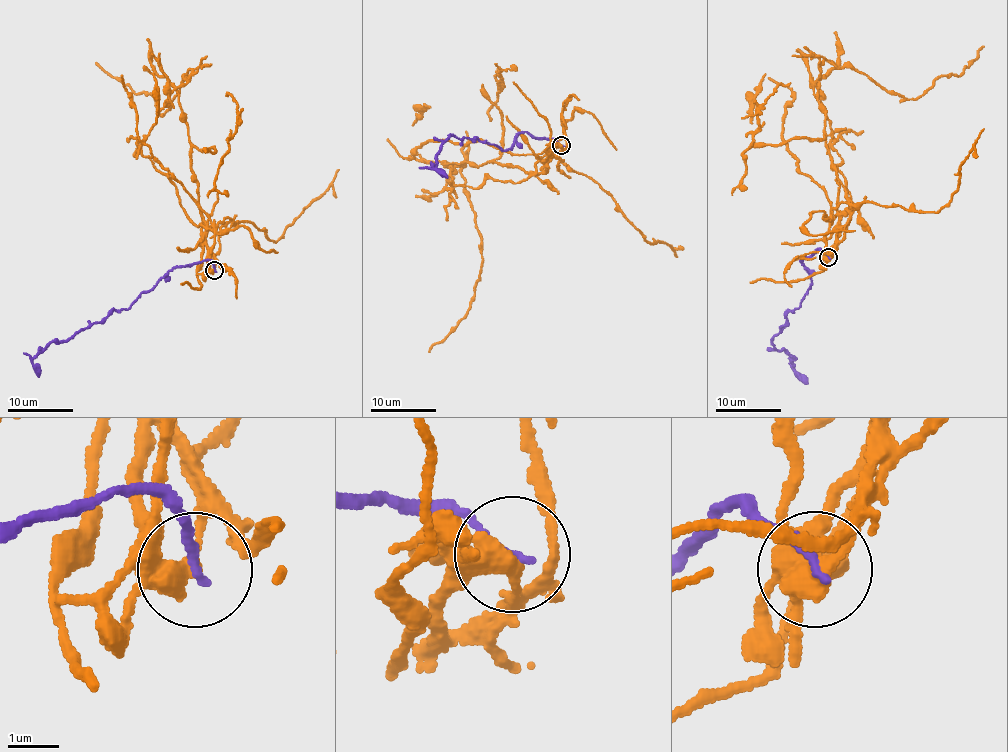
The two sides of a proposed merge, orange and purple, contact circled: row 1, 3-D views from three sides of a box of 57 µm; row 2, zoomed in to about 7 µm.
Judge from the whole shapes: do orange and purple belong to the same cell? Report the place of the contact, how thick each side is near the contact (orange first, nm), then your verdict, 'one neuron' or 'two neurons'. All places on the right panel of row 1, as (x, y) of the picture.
place (828, 257); calibres 320 and 190 nm; two neurons

